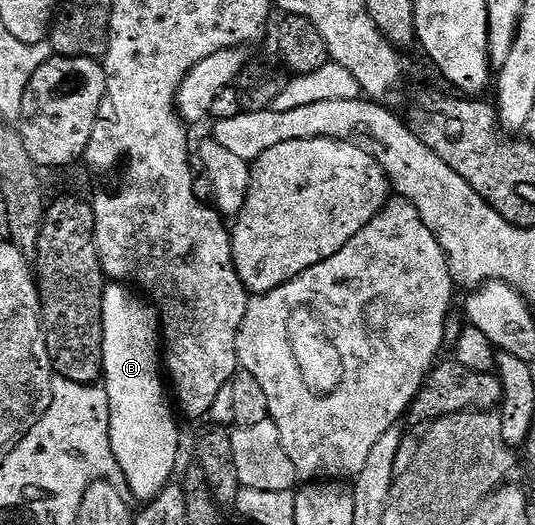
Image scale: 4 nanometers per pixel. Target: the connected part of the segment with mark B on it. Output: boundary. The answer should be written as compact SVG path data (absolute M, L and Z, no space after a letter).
M107 284L101 305L104 327L102 386L109 399L109 439L119 474L131 493L145 503L165 489L171 480L180 449L180 433L174 417L168 387L162 369L161 322L158 311L141 296L136 297L125 284Z

